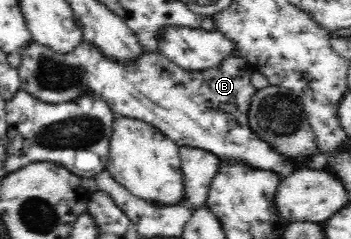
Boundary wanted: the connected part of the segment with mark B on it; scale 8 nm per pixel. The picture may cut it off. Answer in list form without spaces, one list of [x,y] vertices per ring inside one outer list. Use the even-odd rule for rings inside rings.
[[[32,40],[20,56],[22,61],[17,69],[20,86],[34,98],[59,103],[90,93],[102,97],[115,116],[147,122],[179,147],[208,151],[230,165],[264,169],[280,178],[304,168],[335,173],[327,158],[321,167],[313,167],[310,161],[315,153],[306,160],[293,160],[256,136],[247,115],[251,98],[257,91],[250,80],[256,69],[238,54],[230,54],[220,64],[198,71],[180,68],[158,49],[156,52],[143,49],[130,62],[116,62],[85,40],[64,54]]]

